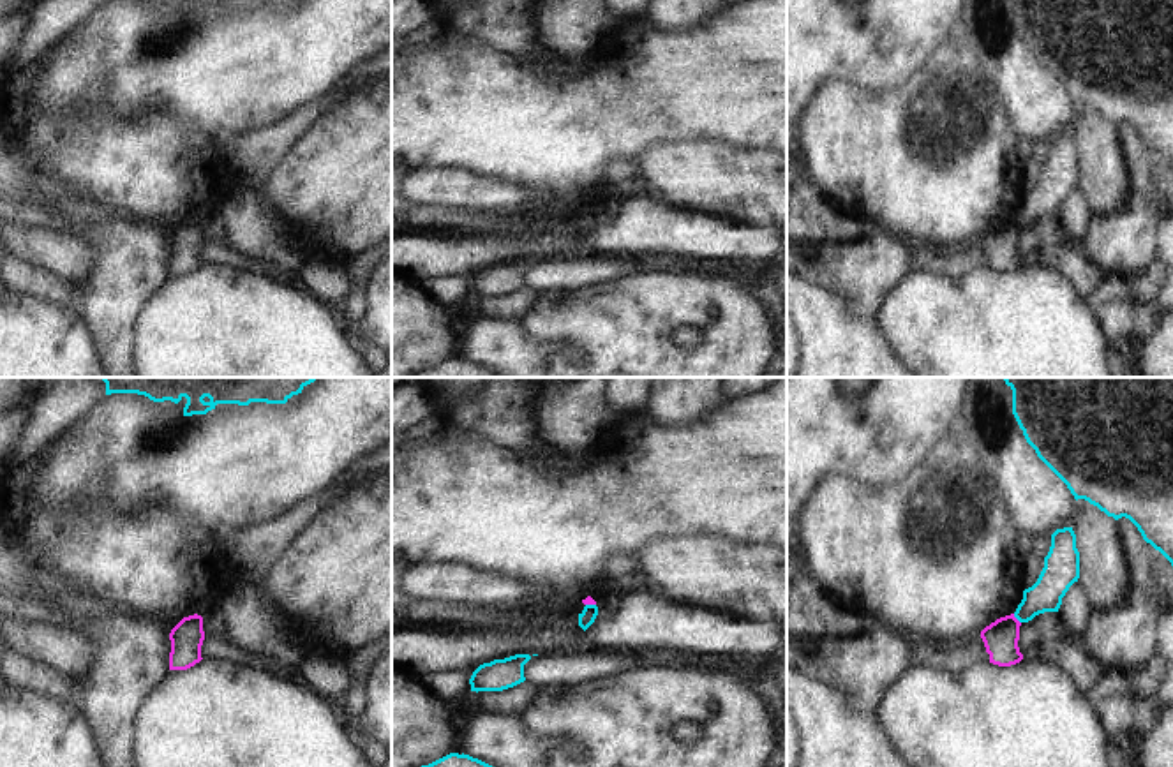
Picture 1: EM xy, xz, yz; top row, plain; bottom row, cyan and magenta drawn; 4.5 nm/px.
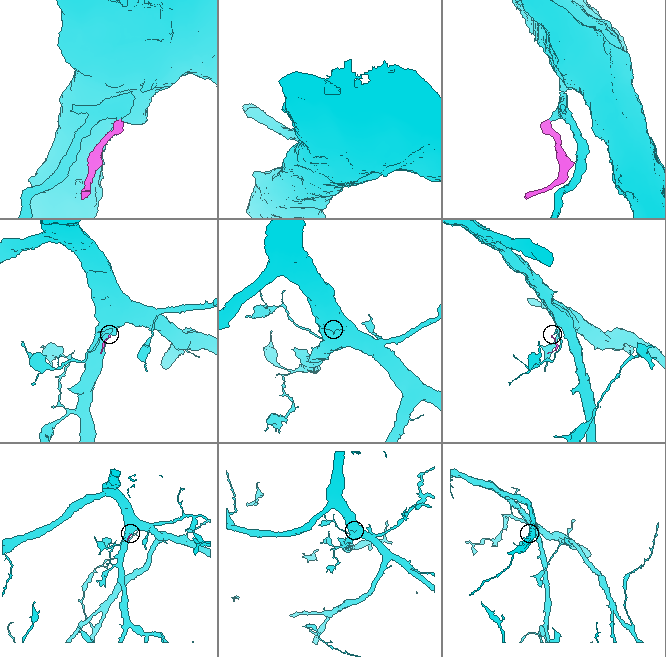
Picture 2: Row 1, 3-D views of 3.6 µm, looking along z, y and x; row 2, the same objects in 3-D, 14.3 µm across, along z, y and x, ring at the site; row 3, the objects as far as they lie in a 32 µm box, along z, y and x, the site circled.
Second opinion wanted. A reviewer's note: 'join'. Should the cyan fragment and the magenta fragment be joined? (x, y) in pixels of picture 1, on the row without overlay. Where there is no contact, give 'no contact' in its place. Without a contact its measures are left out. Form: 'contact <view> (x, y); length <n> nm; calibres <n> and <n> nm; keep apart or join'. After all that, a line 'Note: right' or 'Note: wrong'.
contact yz (1016, 223); length 60 nm; calibres 150 and 160 nm; keep apart
Note: wrong

